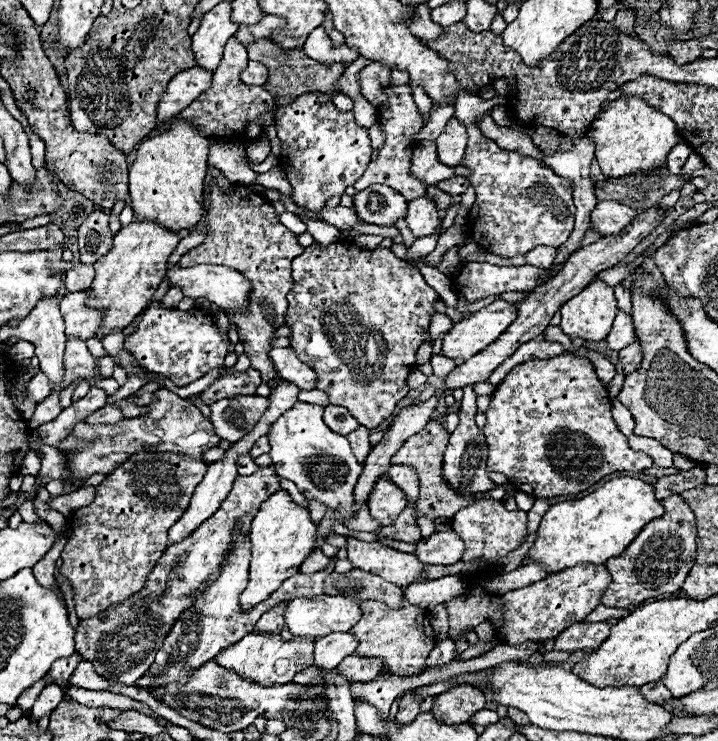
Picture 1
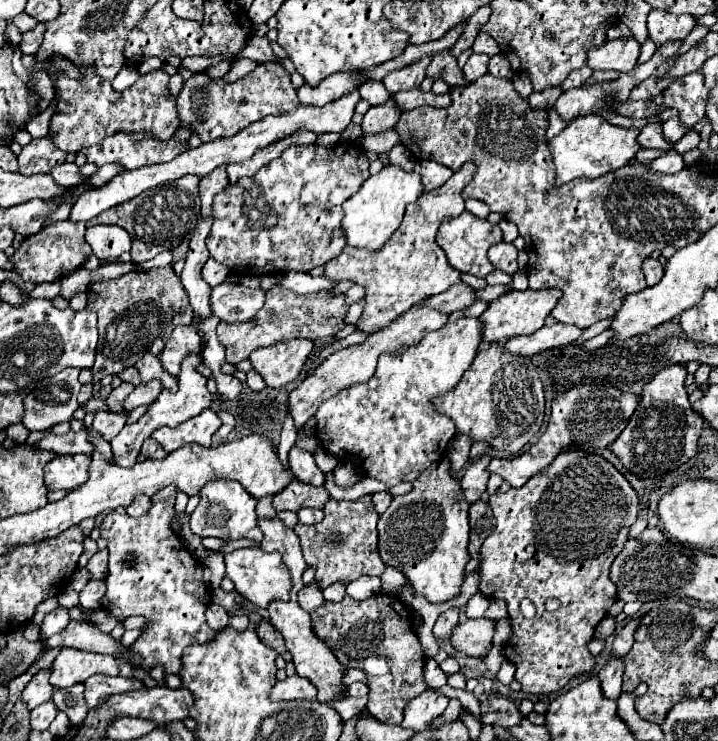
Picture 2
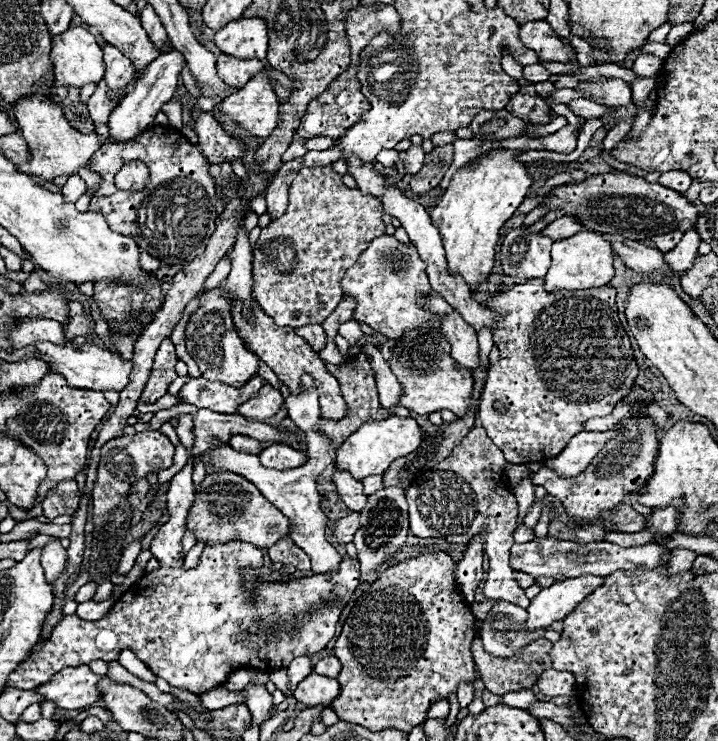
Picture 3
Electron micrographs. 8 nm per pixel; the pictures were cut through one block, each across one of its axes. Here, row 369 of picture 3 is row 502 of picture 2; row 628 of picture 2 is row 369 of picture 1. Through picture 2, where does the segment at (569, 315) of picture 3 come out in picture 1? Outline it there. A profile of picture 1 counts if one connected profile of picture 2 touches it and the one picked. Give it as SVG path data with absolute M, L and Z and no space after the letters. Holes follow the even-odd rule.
M562 354L546 360L530 360L518 364L498 386L486 410L484 434L488 440L488 472L500 472L518 490L532 498L554 498L564 494L578 494L596 484L606 474L628 470L644 472L654 466L654 460L628 448L626 436L612 420L612 404L604 384L598 380L588 358Z

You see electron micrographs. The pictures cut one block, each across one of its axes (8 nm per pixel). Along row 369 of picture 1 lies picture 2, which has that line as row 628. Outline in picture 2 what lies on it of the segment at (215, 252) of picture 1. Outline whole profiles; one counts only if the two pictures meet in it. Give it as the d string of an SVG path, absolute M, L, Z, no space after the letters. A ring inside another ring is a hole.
M260 620L260 622L258 622L258 636L260 636L260 640L266 642L272 650L276 650L276 652L286 660L286 662L292 660L288 648L284 646L284 640L282 640L280 632L274 630L274 626L272 626L268 620Z

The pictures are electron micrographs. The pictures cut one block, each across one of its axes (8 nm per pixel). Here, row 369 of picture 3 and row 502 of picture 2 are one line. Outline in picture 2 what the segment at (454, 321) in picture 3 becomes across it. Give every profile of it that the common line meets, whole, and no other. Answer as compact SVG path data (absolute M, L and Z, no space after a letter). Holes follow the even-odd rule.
M482 456L466 468L466 472L460 480L460 488L462 488L462 494L464 494L468 504L478 502L480 496L486 492L486 482L488 482L488 476L490 476L488 470L486 470L488 464L490 464L490 456Z

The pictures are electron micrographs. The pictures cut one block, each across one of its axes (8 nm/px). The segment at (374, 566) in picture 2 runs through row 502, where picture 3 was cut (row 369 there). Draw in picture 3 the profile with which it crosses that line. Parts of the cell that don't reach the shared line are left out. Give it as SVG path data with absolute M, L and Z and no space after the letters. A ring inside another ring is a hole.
M354 358L348 366L334 366L334 364L326 364L326 370L340 382L342 388L342 396L344 402L348 406L348 412L342 420L326 420L320 418L316 432L322 432L328 440L332 440L334 444L340 444L342 440L346 440L346 436L350 436L352 432L356 432L358 426L362 426L368 420L380 420L390 416L380 404L378 404L378 392L376 392L376 382L374 382L374 372L370 366L370 360L366 358Z

